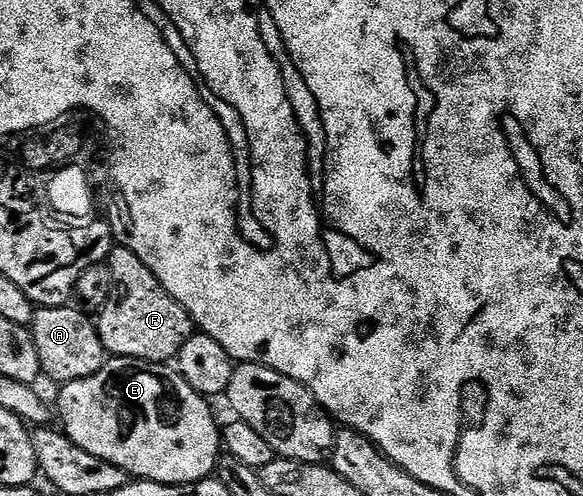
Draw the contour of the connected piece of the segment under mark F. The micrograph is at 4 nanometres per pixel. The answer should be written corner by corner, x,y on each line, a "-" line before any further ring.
115,245
108,263
113,287
110,299
96,318
98,335
107,355
163,364
177,359
180,348
192,333
190,313
162,287
129,246

